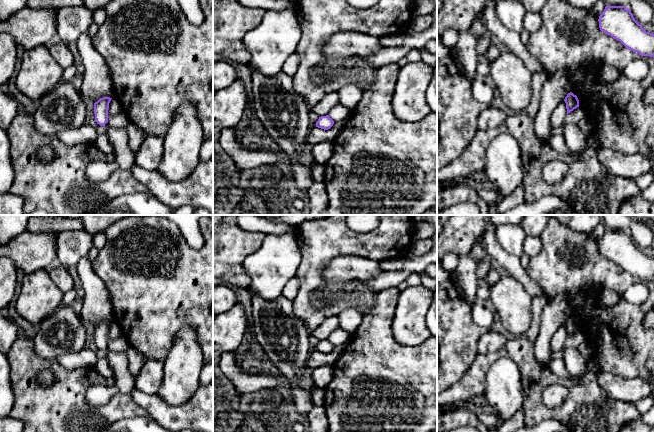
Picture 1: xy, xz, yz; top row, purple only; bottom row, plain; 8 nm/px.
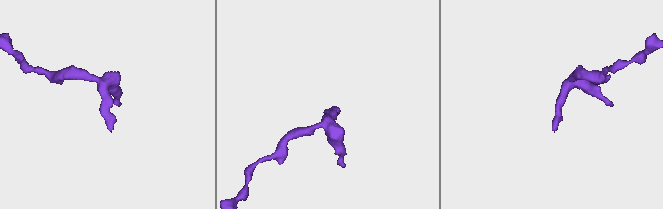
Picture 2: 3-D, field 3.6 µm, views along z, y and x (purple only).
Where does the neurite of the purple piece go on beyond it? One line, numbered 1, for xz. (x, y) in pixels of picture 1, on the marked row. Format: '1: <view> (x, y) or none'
1: none

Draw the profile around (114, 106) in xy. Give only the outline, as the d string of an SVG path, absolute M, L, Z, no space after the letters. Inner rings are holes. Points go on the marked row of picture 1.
M112 98L109 103L108 118L120 112L122 112L121 104L115 98Z

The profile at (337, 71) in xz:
M333 67L333 74L335 75L335 77L339 77L342 76L346 73L351 72L352 70L361 70L362 68L347 68L347 67Z

